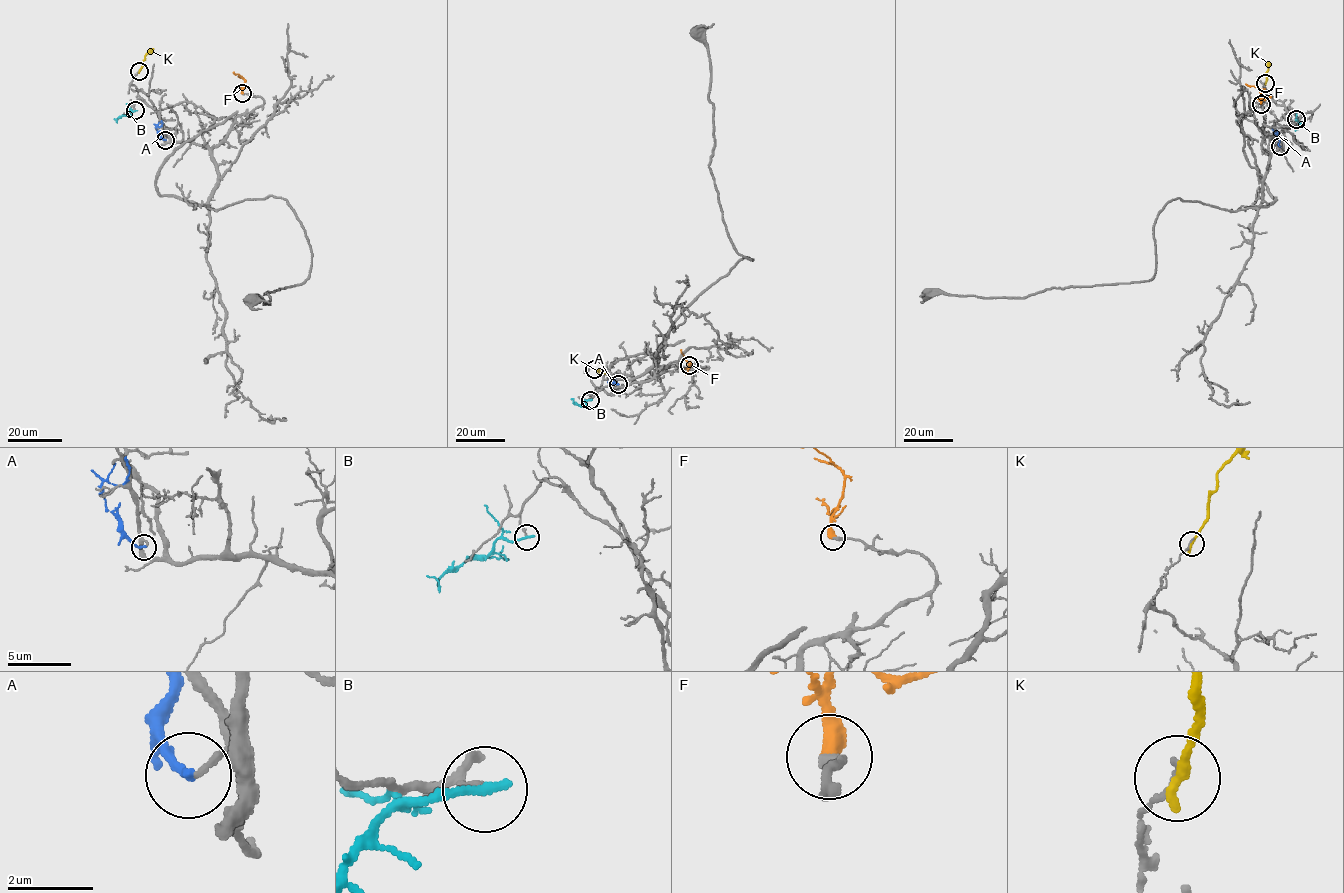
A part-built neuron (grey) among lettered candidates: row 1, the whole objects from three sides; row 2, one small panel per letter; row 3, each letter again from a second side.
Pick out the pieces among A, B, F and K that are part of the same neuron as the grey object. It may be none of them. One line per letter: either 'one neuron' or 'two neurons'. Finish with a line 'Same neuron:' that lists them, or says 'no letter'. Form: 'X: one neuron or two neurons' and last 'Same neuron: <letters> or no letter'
A: two neurons
B: two neurons
F: one neuron
K: two neurons
Same neuron: F

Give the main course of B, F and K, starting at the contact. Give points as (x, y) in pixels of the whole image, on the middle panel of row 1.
B: (590, 400), (578, 405), (571, 399)
F: (688, 365), (681, 349)
K: (594, 369), (607, 374)

